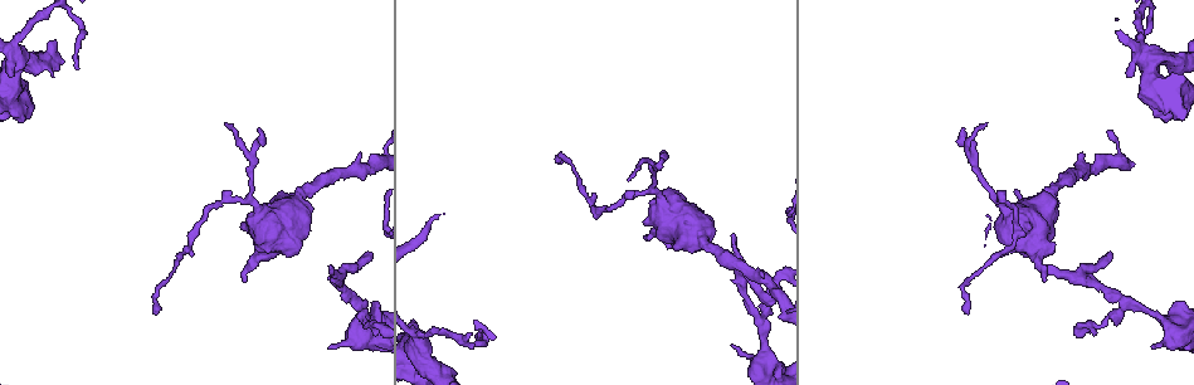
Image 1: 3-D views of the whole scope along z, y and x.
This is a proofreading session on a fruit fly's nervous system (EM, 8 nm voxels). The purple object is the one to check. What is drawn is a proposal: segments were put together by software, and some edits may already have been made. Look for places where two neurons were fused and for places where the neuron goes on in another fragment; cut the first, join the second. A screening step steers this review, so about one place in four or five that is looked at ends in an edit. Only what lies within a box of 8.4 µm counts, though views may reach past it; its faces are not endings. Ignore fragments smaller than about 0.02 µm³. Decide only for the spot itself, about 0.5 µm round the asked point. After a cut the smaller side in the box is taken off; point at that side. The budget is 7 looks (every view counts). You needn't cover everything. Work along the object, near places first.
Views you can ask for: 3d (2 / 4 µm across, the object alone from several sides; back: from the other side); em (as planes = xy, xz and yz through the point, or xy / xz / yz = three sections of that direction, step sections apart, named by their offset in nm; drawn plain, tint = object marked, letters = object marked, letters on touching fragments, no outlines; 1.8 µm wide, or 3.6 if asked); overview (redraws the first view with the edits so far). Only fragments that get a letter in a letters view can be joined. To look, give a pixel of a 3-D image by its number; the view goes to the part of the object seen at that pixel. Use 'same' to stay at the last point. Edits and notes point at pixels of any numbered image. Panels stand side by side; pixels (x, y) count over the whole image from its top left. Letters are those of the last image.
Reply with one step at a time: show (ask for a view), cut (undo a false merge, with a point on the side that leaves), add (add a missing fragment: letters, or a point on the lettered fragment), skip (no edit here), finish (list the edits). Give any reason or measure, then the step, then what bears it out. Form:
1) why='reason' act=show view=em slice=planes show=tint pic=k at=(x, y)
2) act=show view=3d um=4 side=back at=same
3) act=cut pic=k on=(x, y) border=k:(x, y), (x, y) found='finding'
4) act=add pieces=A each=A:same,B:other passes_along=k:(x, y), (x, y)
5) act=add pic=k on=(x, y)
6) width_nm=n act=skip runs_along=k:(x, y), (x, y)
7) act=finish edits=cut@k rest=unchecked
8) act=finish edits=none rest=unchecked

why='abrupt turn' act=show view=3d um=4 side=back pic=1 at=(416, 335)

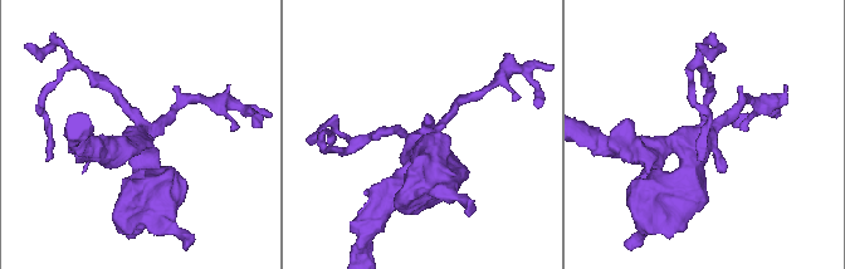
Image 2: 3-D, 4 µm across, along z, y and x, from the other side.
why='now the EM' act=show view=em slice=planes show=letters pic=2 at=(139, 136)

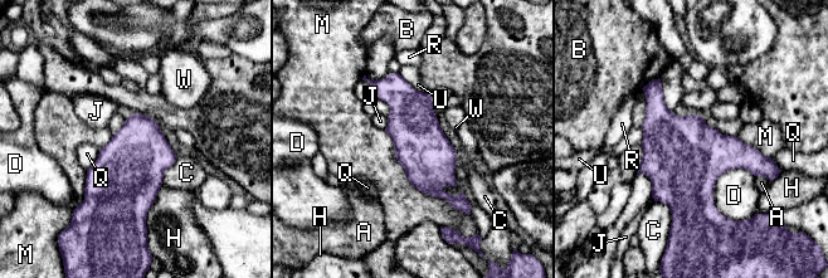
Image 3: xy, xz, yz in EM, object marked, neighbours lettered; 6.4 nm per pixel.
width_nm=340 act=skip each=A:other,B:other,C:other,D:other,H:other,J:other,M:other,Q:other,R:other,U:other,W:other border=3:(385, 130), (408, 181), (463, 211) found='continuous, no second neuron'

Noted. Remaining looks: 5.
why='an open end' act=show view=3d um=4 pic=1 at=(372, 253)

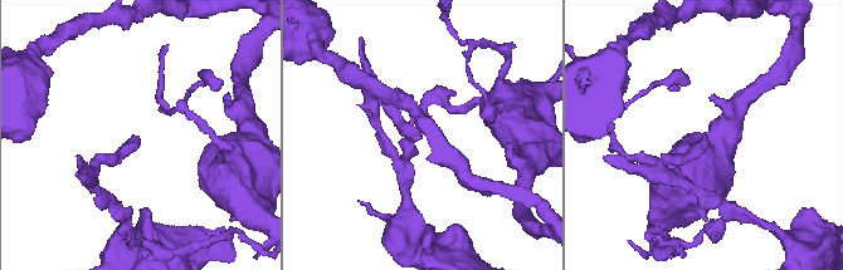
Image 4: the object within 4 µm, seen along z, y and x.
why='need the tissue' act=show view=em slice=planes show=letters pic=4 at=(706, 138)

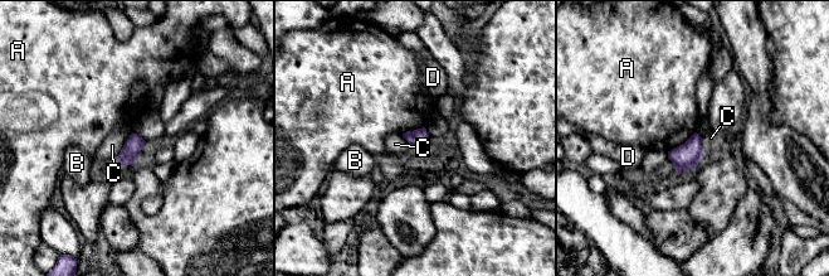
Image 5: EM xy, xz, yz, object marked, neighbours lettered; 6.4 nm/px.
width_nm=100 act=skip each=A:other,B:other,C:other,D:other border=5:(132, 132), (112, 163) found='no lettered fragment goes on from it'

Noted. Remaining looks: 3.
why='thick end' act=show view=3d um=4 pic=1 at=(732, 343)

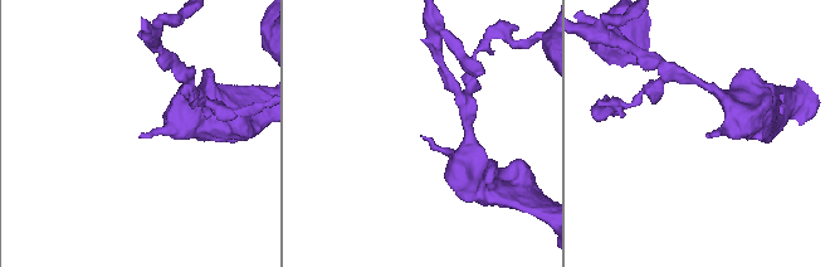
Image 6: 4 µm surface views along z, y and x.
act=show view=em slice=planes show=letters pic=6 at=(708, 133)

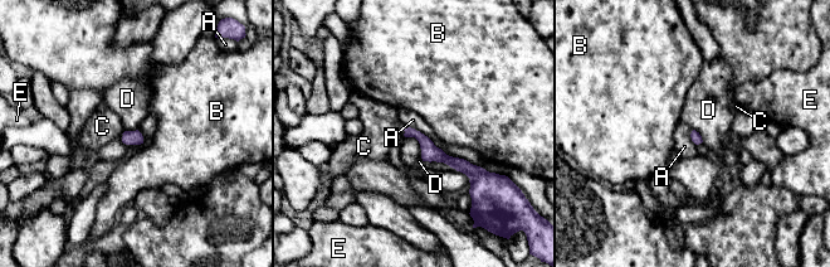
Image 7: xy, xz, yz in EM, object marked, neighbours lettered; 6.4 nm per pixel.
longest_contact=A:260nm act=skip each=A:other,B:other,C:other,D:other,E:other border=7:(405, 136), (418, 141), (423, 161) found='no lettered fragment goes on from it'

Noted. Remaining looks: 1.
act=finish edits=none rest=unchecked

